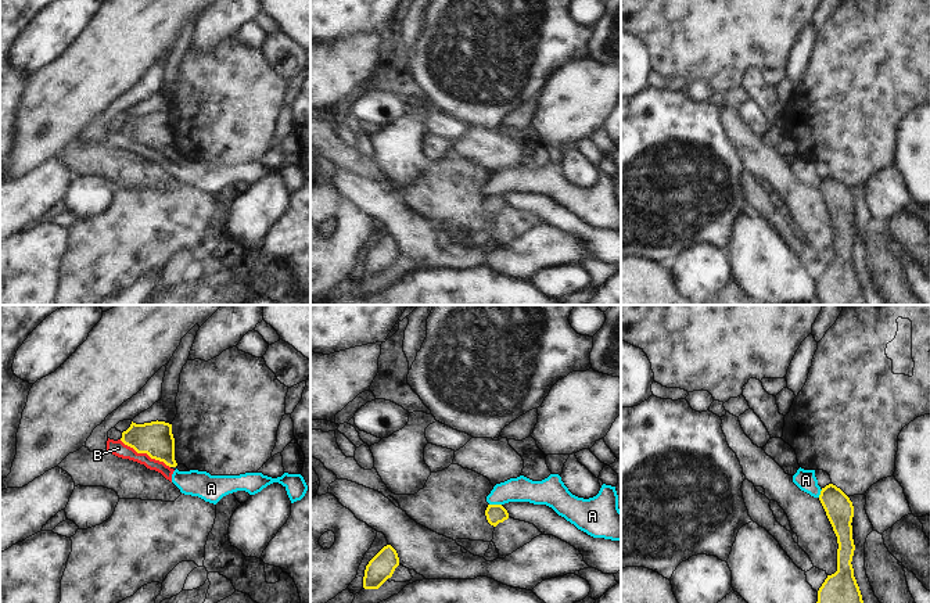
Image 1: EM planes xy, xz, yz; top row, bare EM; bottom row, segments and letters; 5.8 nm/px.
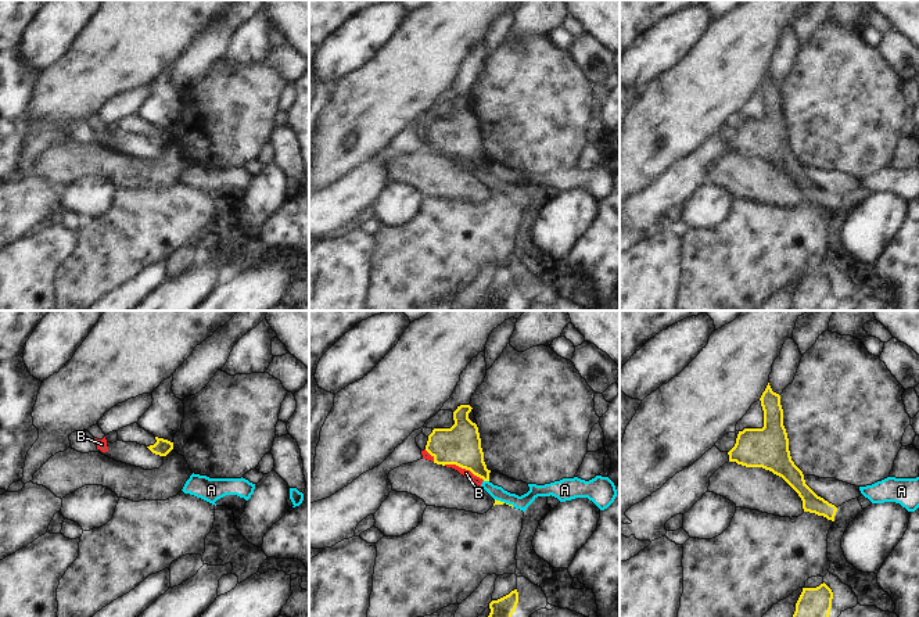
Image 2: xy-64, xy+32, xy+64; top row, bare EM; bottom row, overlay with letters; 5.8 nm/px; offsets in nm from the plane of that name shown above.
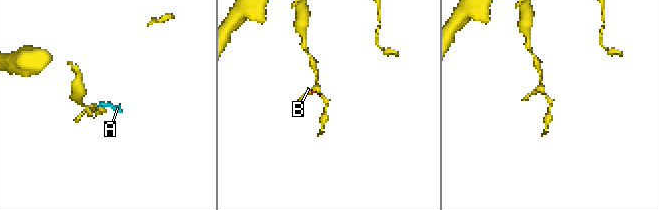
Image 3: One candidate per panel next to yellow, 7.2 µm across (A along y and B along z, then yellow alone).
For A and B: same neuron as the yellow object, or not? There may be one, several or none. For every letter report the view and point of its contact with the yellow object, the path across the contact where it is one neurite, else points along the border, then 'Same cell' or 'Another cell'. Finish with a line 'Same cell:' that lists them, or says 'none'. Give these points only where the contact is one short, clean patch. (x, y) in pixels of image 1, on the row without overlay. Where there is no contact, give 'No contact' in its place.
A: Touches yellow at xz (495, 194). Boundary: xz (489, 193), (501, 194). Another cell
B: Touches yellow at xy (144, 142). Boundary: xy (119, 129), (169, 157). Another cell
Same cell: none.

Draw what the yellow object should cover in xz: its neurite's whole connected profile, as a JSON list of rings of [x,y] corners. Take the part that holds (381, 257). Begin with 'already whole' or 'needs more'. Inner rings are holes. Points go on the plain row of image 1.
already whole | [[[391,234],[384,236],[366,255],[363,277],[378,279],[392,266],[398,255],[399,247],[396,240]]]

